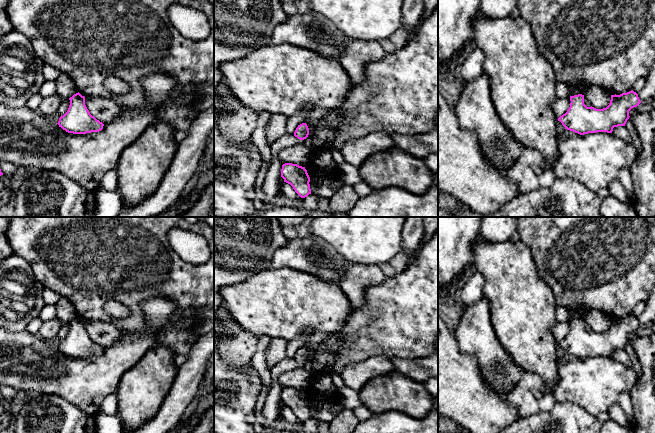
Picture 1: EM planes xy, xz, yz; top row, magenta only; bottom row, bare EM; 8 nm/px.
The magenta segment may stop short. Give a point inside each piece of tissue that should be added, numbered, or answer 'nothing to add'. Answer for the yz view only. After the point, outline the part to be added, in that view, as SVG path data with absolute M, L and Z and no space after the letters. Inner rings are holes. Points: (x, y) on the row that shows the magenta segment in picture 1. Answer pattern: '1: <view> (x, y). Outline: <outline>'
nothing to add

